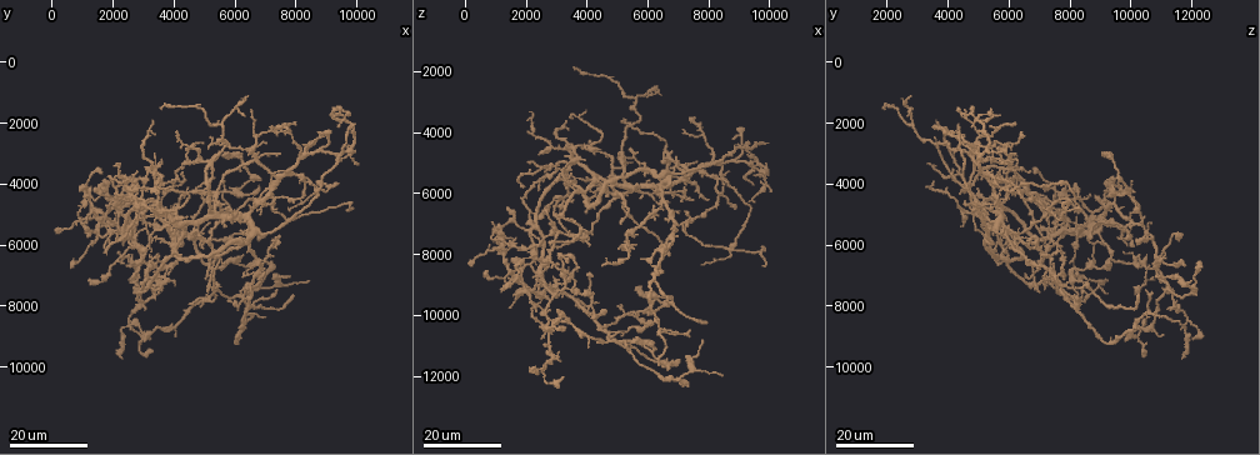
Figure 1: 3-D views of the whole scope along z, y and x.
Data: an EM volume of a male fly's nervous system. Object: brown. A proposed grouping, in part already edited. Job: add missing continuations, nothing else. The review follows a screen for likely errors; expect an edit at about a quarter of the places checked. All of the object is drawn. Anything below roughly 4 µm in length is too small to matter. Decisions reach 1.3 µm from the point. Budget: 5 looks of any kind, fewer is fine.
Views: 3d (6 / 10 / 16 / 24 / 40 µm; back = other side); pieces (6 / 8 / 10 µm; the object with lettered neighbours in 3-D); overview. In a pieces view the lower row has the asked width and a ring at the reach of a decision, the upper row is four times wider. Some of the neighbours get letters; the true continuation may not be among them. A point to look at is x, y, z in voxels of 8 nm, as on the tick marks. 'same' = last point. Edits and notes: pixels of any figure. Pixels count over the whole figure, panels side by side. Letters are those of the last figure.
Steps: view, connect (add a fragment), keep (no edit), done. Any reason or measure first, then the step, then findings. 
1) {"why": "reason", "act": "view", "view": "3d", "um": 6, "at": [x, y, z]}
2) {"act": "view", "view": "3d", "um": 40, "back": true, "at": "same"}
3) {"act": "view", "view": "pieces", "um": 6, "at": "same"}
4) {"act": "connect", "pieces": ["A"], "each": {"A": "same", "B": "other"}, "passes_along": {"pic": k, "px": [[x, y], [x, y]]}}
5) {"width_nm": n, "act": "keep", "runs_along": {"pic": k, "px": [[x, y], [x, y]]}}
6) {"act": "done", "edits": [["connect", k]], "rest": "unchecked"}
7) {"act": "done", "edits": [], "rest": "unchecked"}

{"why": "free end", "act": "view", "view": "3d", "um": 24, "at": [7400, 3000, 6100]}

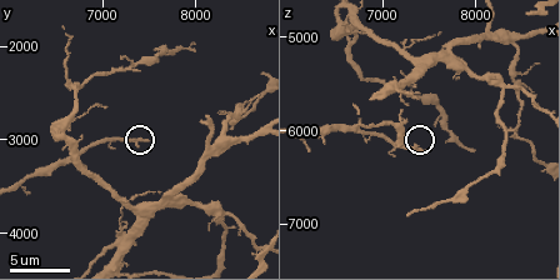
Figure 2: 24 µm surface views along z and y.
{"why": "see the neighbours", "act": "view", "view": "pieces", "um": 8, "at": [7450, 3000, 6200]}

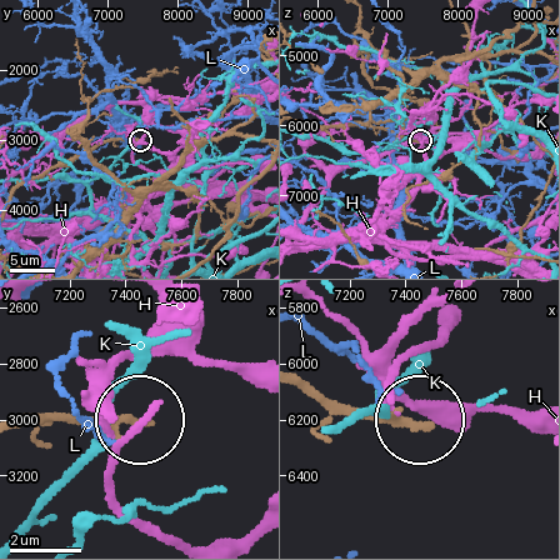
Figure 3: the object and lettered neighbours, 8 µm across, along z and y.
{"width_nm": 190, "act": "keep", "each": {"H": "other", "K": "other", "L": "other"}, "runs_along": {"pic": 3, "px": [[306, 388], [419, 420]]}, "found": "no lettered fragment goes on from it"}

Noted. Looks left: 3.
{"why": "branch stops here", "act": "view", "view": "3d", "um": 16, "at": [7400, 2100, 3500]}

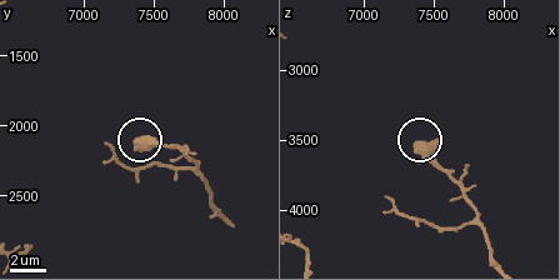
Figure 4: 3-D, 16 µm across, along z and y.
{"why": "what lies round it", "act": "view", "view": "pieces", "um": 10, "at": [7380, 2120, 3540]}

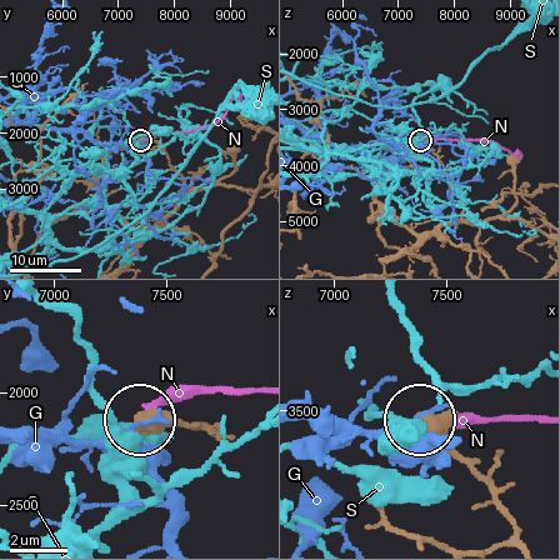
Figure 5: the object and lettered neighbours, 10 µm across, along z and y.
{"act": "keep", "each": {"G": "other", "N": "other", "S": "other"}, "runs_along": {"pic": 5, "px": [[208, 430], [145, 423]]}, "found": "no lettered fragment goes on from it"}

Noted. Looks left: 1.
{"act": "done", "edits": [], "rest": "unchecked"}

